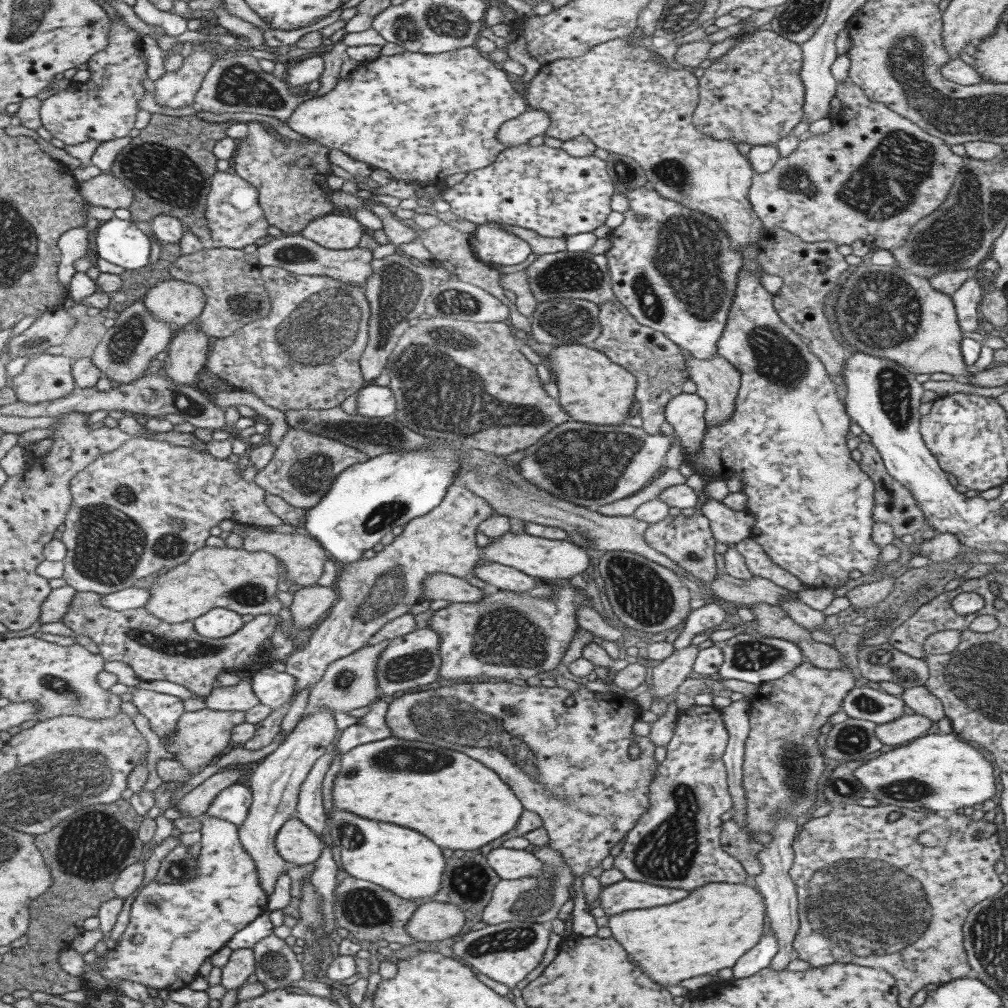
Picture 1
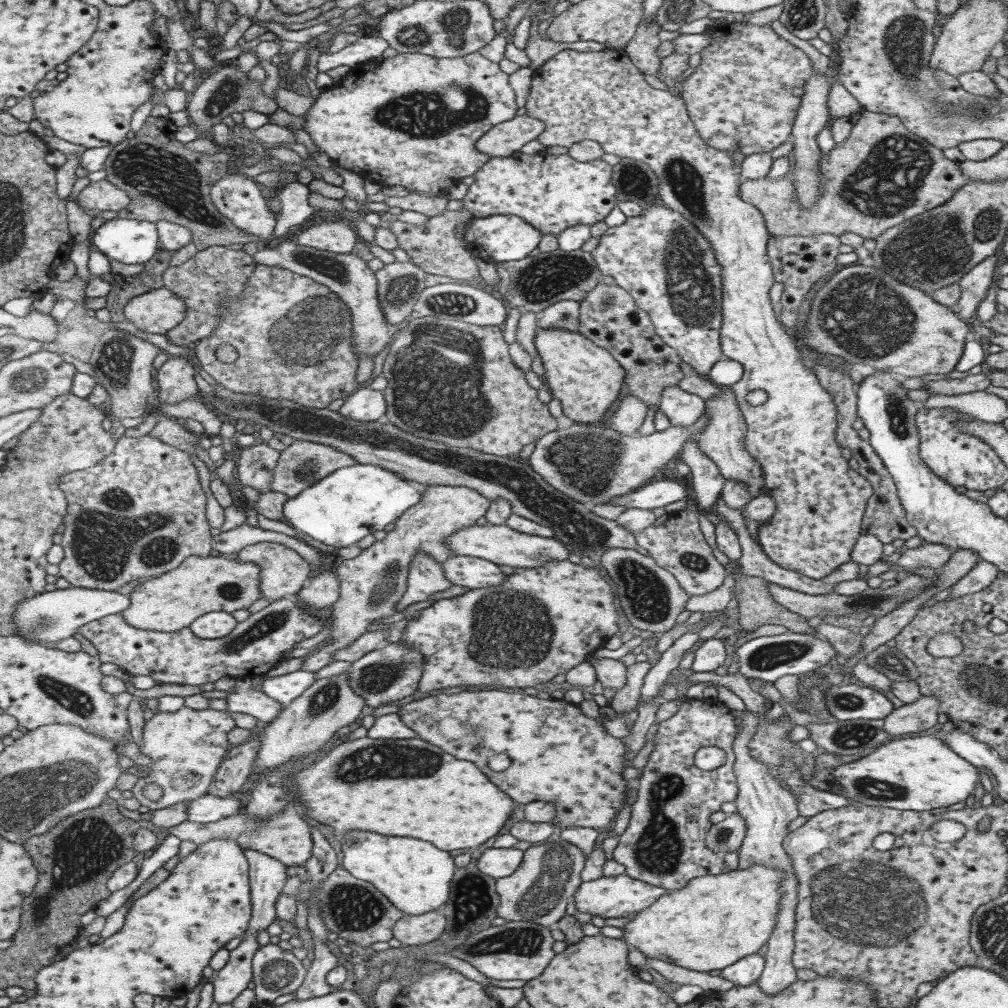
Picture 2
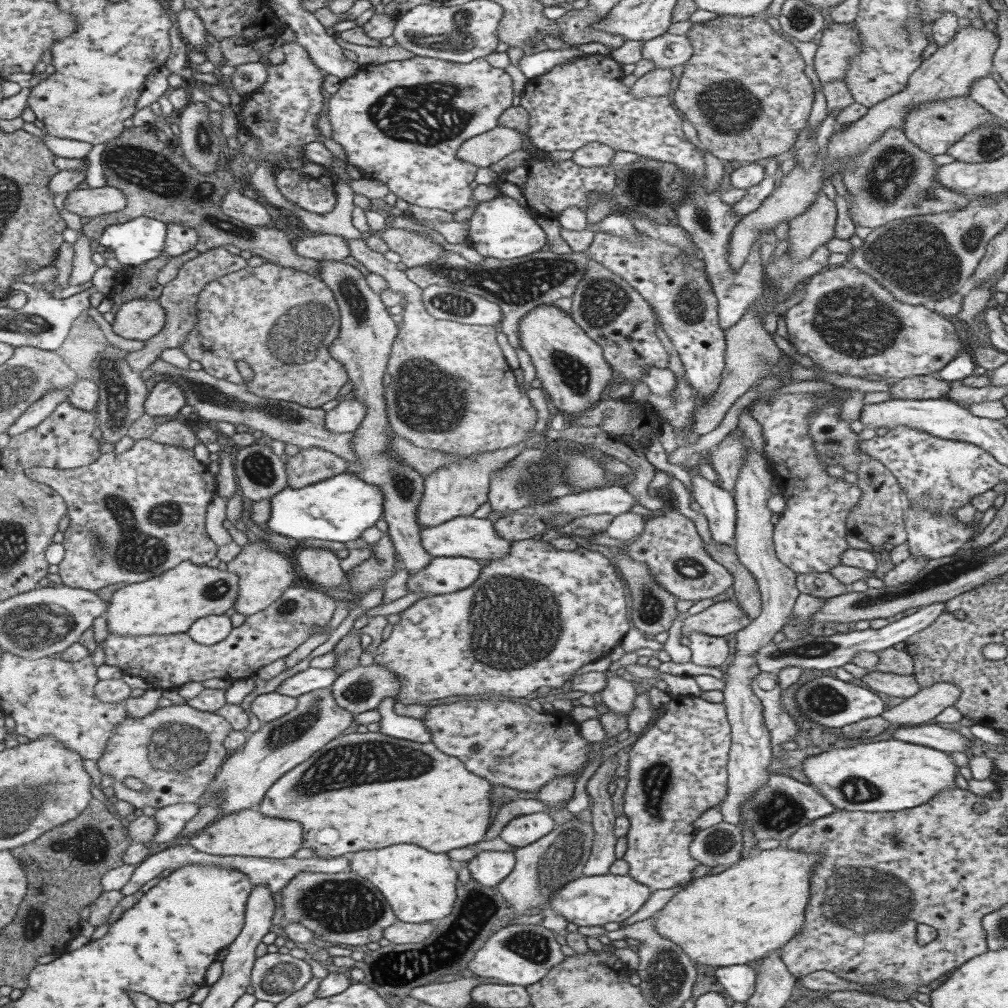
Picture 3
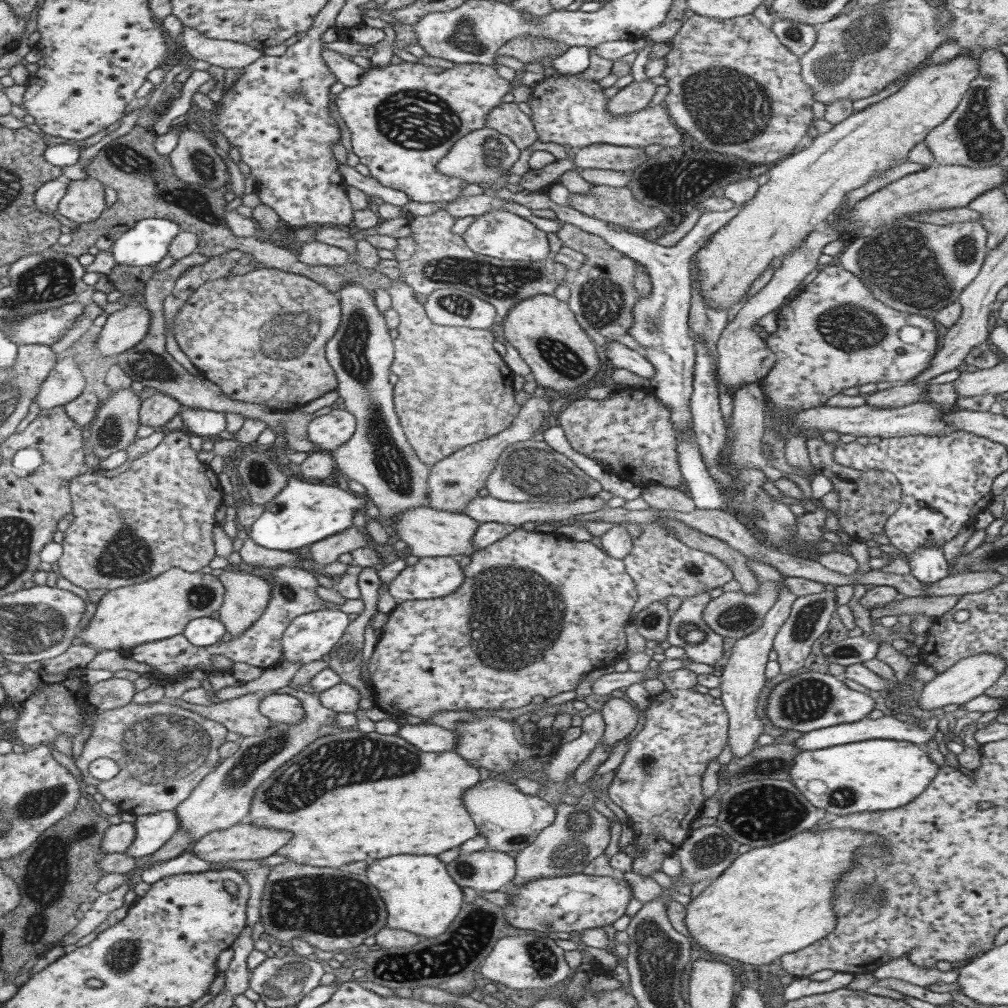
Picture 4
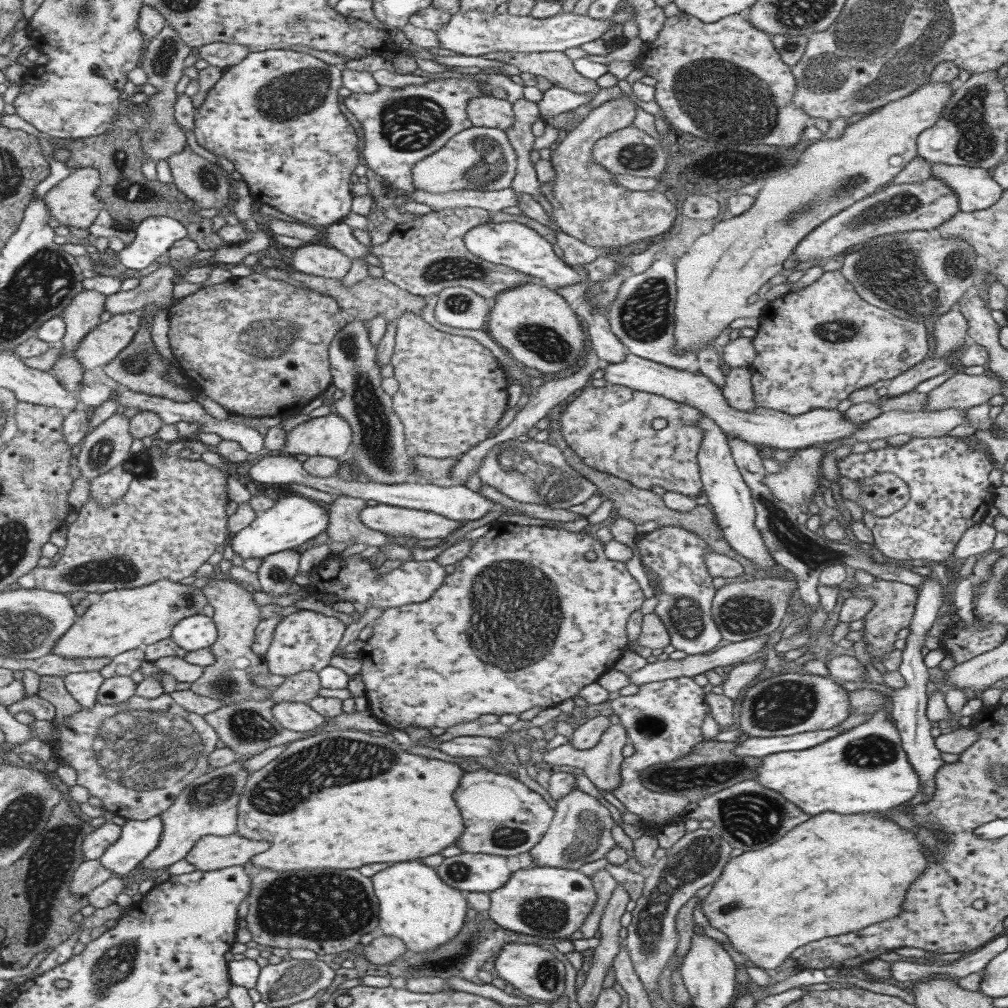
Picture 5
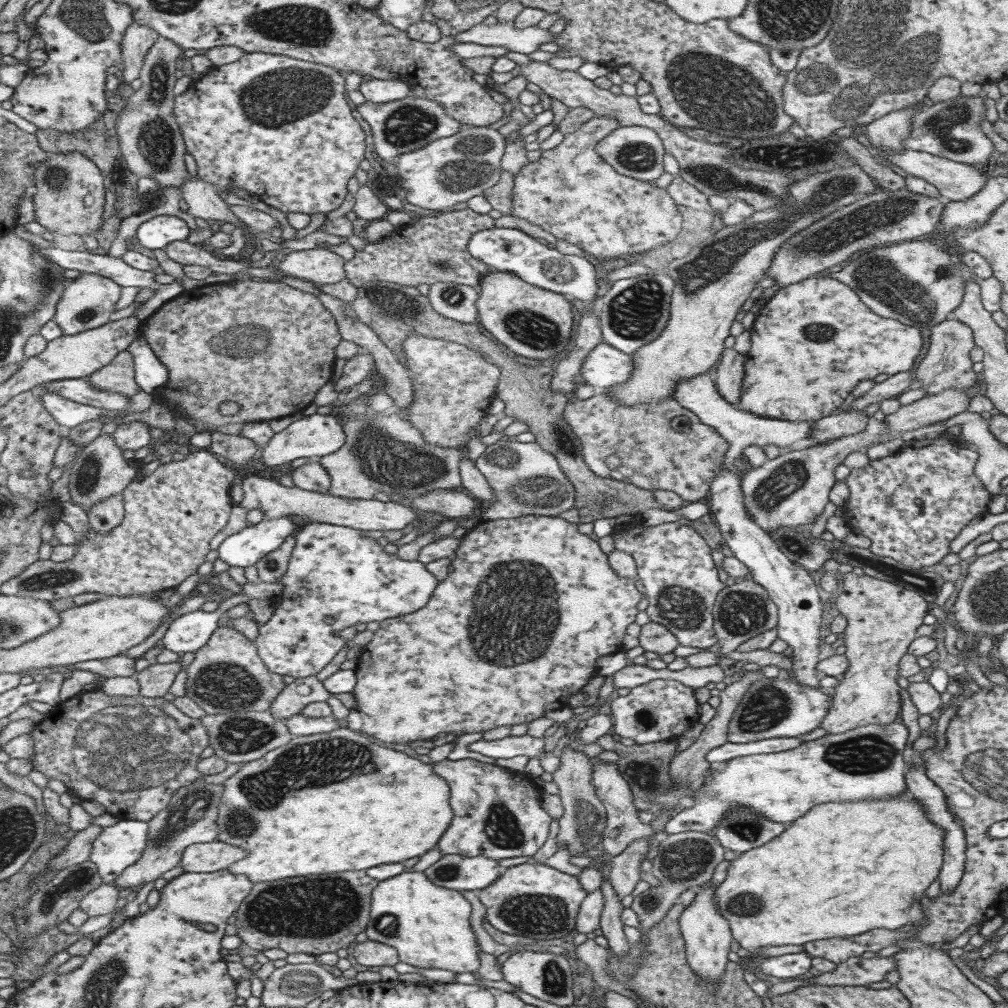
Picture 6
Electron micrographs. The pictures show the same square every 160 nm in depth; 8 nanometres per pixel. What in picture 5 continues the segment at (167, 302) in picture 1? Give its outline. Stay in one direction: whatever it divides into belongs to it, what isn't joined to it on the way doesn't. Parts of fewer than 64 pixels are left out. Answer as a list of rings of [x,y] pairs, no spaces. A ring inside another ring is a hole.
[[[138,312],[115,314],[107,322],[99,323],[87,332],[72,352],[72,355],[80,364],[80,368],[83,371],[87,370],[91,372],[95,366],[101,367],[111,359],[114,359],[117,353],[121,352],[131,342],[133,335],[138,331],[140,327],[138,318]]]

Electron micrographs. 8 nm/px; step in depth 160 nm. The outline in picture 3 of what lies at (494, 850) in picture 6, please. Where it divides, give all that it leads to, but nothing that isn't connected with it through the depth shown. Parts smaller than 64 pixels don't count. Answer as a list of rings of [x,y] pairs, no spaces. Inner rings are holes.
[[[533,812],[511,818],[498,836],[505,844],[519,848],[534,843],[554,826],[553,820],[547,813]]]

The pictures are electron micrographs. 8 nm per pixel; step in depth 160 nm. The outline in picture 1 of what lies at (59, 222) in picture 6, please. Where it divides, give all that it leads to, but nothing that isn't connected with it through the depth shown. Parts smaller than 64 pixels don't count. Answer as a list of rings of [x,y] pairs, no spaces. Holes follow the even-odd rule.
[[[107,172],[78,184],[83,202],[103,208],[127,208],[133,202],[133,193],[119,179]]]

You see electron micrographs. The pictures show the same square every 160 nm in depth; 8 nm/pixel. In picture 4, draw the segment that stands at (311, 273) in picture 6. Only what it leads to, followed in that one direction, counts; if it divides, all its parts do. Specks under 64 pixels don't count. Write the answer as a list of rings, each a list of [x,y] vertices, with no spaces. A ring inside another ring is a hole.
[[[313,240],[302,244],[301,249],[297,252],[296,259],[313,267],[338,267],[349,261],[349,253],[342,248]]]

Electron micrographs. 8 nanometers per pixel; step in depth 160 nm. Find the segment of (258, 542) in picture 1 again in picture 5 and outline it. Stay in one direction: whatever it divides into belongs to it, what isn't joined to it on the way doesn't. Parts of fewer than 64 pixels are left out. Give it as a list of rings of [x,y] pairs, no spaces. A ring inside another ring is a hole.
[[[224,577],[220,580],[209,580],[201,588],[201,593],[207,599],[207,604],[213,607],[210,619],[216,628],[216,639],[209,647],[209,653],[213,655],[215,662],[202,667],[201,676],[190,683],[191,692],[213,700],[220,700],[223,705],[245,699],[269,699],[272,688],[259,687],[251,681],[251,676],[255,676],[255,674],[270,673],[264,658],[251,652],[254,630],[258,625],[257,616],[261,607],[261,605],[253,603],[253,591],[245,585]]]

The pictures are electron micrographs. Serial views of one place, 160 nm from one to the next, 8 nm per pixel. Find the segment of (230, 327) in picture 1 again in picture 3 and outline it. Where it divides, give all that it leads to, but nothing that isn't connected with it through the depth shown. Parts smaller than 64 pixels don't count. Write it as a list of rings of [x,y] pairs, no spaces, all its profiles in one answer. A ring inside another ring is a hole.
[[[223,247],[212,248],[211,250],[198,253],[195,258],[182,264],[171,282],[162,285],[160,297],[156,300],[163,311],[165,311],[165,321],[162,329],[148,338],[146,345],[140,350],[128,352],[124,356],[126,363],[135,372],[141,372],[153,361],[157,360],[159,352],[164,348],[179,348],[186,339],[187,333],[193,328],[197,317],[195,317],[196,300],[199,291],[212,280],[217,280],[233,271],[240,271],[246,266],[245,259],[239,255],[233,255],[223,249]]]

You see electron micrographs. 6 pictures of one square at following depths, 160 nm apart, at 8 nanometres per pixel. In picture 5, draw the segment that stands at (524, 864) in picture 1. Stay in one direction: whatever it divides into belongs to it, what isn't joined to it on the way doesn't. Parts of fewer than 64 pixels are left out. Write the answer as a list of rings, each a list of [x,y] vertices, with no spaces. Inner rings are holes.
[[[460,853],[444,858],[434,869],[439,880],[463,893],[497,890],[512,873],[505,865],[504,856]]]

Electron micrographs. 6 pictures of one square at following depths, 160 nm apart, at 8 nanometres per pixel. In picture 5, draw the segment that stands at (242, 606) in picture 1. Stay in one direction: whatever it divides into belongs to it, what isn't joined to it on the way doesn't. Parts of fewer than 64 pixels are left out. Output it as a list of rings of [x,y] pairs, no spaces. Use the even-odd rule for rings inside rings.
[[[157,580],[138,588],[123,588],[103,592],[100,600],[90,604],[85,612],[58,638],[50,654],[65,659],[117,657],[127,650],[145,648],[167,639],[179,619],[197,614],[207,604],[201,589],[179,585],[178,582]]]

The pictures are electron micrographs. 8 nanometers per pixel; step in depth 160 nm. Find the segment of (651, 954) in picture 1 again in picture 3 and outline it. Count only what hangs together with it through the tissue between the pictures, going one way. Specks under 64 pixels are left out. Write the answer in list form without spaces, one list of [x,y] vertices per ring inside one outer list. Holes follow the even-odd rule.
[[[780,845],[760,850],[729,865],[715,875],[704,875],[691,880],[685,887],[653,915],[655,930],[664,938],[681,947],[693,963],[726,967],[747,964],[765,958],[787,944],[800,931],[810,899],[812,868],[820,860],[819,853],[797,852]]]

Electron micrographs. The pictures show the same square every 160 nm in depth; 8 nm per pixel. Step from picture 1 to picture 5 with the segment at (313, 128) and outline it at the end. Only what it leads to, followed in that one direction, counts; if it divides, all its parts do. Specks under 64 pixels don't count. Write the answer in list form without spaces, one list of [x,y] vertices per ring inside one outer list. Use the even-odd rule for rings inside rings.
[[[462,76],[405,85],[400,89],[378,85],[375,93],[351,93],[342,103],[363,130],[361,156],[368,172],[380,177],[393,190],[415,191],[411,183],[413,164],[438,151],[454,134],[471,127],[466,112],[469,100],[491,96],[491,91],[475,87],[477,83],[484,82]]]

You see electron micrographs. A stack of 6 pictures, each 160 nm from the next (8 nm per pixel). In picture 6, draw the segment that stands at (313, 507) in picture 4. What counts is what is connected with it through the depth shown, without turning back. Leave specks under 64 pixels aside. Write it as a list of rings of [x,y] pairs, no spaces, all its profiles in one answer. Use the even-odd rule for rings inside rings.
[[[289,517],[261,520],[227,536],[216,549],[217,559],[225,562],[228,567],[245,568],[255,565],[263,556],[277,550],[283,540],[287,540],[287,536],[294,536],[301,524]]]

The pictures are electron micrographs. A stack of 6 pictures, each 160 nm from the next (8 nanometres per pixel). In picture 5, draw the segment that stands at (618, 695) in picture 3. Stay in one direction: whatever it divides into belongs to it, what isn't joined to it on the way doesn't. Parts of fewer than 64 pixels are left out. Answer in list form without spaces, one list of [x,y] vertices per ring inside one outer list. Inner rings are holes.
[[[612,720],[610,725],[602,732],[597,744],[590,749],[574,749],[567,742],[549,751],[545,751],[542,754],[542,760],[550,766],[573,766],[575,768],[581,768],[583,774],[599,792],[605,791],[605,793],[611,793],[613,789],[619,787],[621,782],[619,774],[623,759],[621,756],[621,747],[627,743],[627,740],[625,729],[618,722],[616,723]]]

